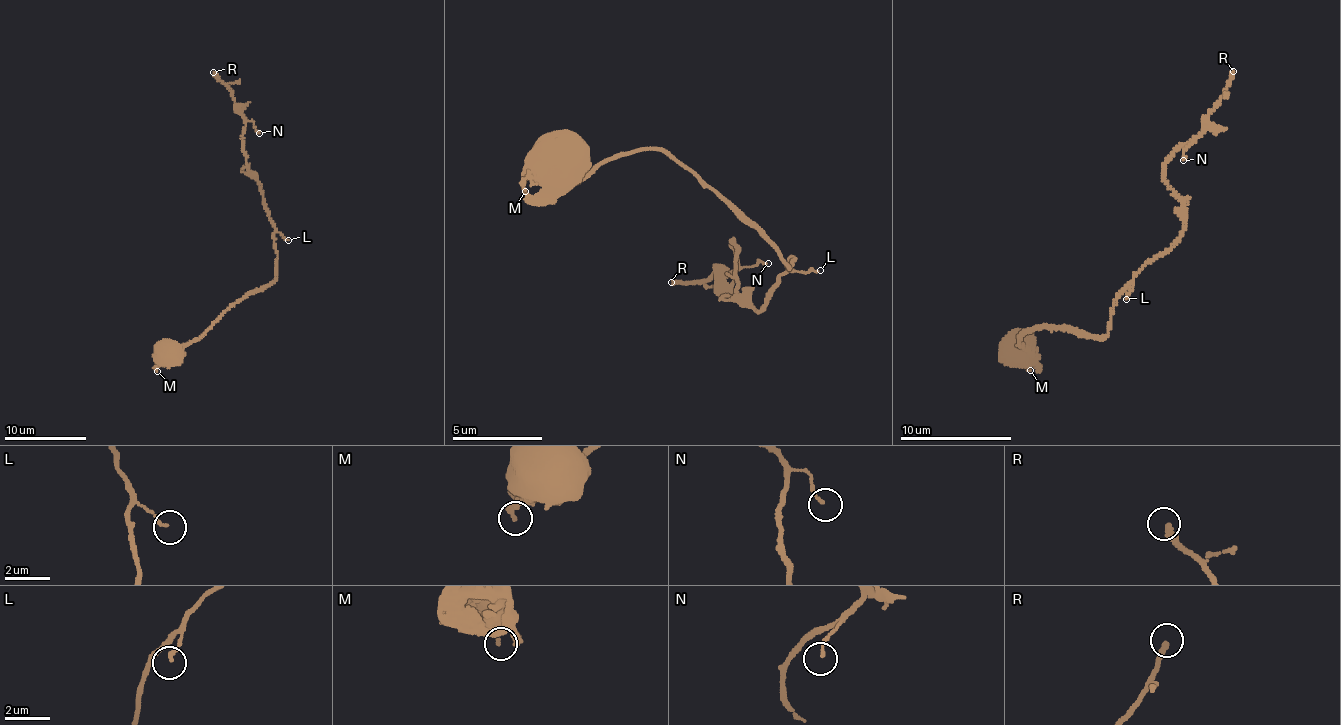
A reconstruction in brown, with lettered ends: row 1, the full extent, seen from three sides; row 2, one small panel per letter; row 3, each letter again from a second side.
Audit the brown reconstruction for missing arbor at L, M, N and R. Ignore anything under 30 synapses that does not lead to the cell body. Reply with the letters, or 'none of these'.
R

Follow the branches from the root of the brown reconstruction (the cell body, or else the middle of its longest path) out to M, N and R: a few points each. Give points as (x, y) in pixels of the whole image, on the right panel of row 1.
M: (1119, 291), (1105, 335), (1043, 324), (1021, 334), (1019, 343), (1027, 349), (1030, 370)
N: (1119, 291), (1148, 263), (1165, 254), (1183, 228), (1184, 207), (1165, 178), (1165, 162), (1193, 141), (1183, 160)
R: (1119, 291), (1148, 263), (1165, 254), (1180, 234), (1184, 207), (1165, 178), (1165, 162), (1205, 126), (1233, 71)

